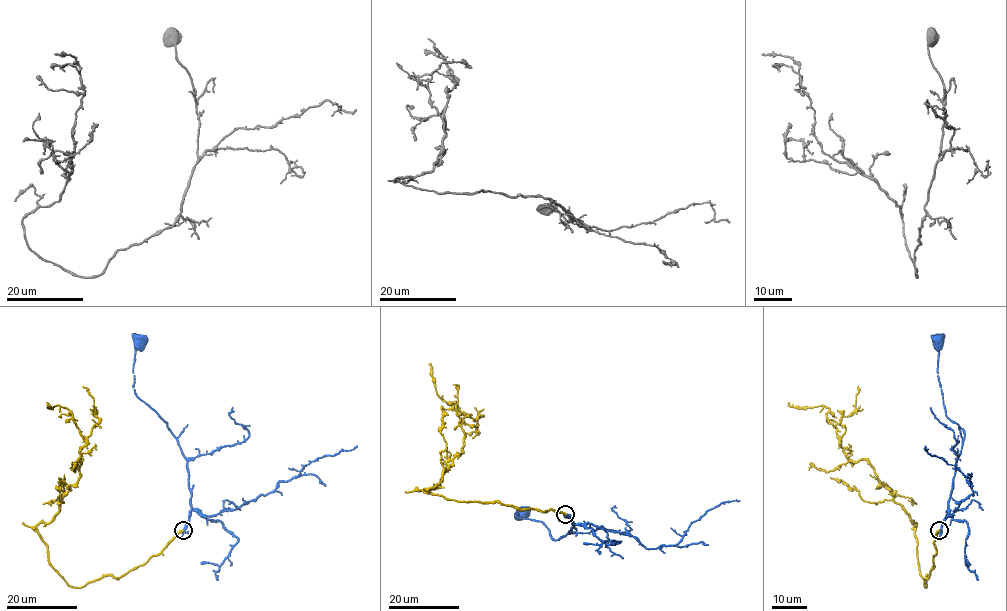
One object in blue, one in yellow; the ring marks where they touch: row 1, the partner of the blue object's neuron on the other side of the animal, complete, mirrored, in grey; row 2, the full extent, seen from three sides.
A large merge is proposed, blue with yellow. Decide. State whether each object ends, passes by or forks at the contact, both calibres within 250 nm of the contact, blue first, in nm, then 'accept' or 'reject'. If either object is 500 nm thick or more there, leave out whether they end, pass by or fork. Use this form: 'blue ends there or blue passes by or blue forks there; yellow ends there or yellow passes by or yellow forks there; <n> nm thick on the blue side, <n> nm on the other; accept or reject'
blue forks there; yellow ends there; 240 nm thick on the blue side, 360 nm on the other; accept

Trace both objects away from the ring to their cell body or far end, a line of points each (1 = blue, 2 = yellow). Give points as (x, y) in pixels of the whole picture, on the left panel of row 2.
1: (183, 530), (191, 513), (186, 460), (166, 423), (136, 395), (133, 387), (135, 349), (137, 339), (140, 339)
2: (183, 530), (118, 578), (67, 583), (36, 527), (77, 482), (85, 439), (72, 413), (46, 402)

